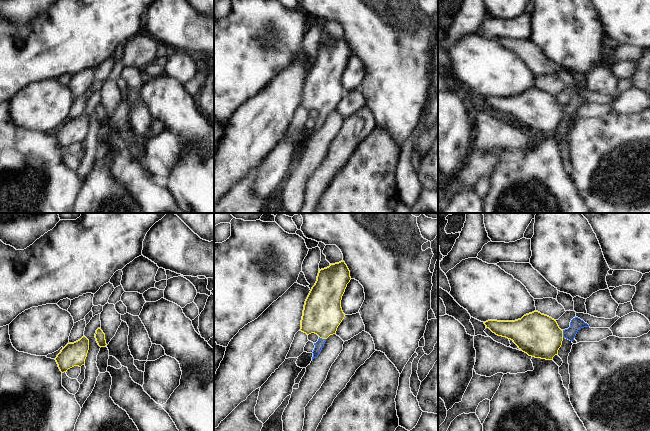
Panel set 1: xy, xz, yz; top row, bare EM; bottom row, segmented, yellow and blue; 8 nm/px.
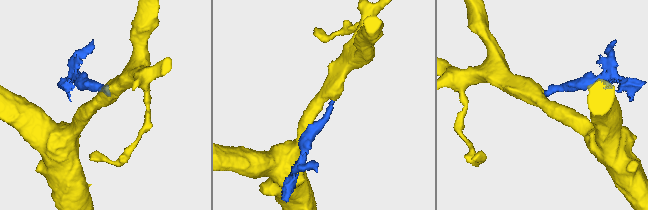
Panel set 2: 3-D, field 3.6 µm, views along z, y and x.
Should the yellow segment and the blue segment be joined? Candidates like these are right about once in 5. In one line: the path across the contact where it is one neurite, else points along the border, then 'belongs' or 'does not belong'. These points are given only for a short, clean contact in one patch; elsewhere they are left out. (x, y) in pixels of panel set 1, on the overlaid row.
across yz (538, 335), (562, 334), (567, 333), (576, 323) | belongs

